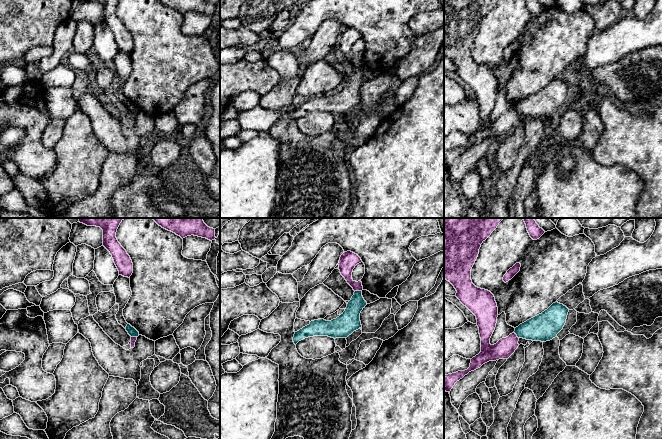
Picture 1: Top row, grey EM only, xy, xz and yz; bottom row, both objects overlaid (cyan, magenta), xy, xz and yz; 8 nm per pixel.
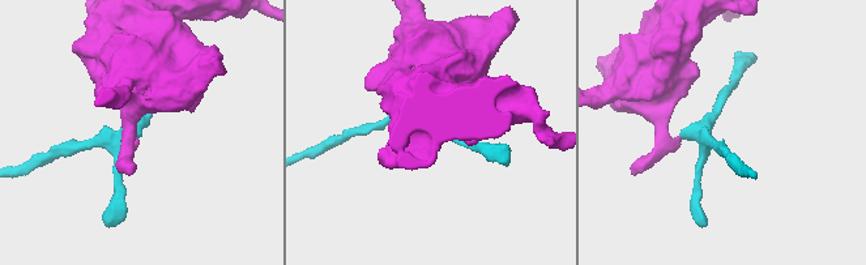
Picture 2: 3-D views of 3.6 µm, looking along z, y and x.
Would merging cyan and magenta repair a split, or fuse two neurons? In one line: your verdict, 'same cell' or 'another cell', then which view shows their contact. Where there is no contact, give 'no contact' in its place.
another cell | xz

